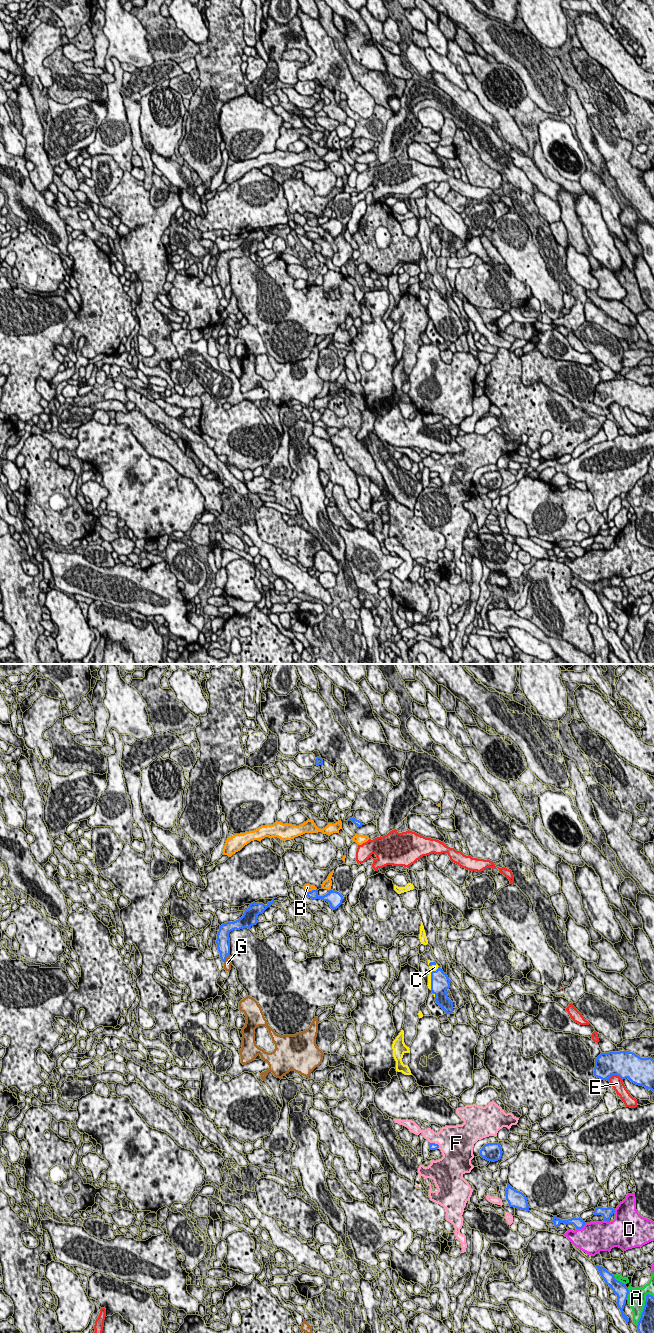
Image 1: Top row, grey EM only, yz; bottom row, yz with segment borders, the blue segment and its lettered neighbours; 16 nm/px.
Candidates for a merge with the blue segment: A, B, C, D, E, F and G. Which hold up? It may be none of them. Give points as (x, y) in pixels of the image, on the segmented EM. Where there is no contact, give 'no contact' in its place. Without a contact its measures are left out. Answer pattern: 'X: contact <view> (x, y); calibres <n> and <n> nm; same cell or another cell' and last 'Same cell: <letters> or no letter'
A: contact yz (644, 1308); calibres 260 and 280 nm; another cell
B: contact yz (312, 890); calibres 140 and 120 nm; another cell
C: contact yz (431, 977); calibres 300 and 100 nm; same cell
D: contact yz (581, 1228); calibres 160 and 480 nm; another cell
E: contact yz (615, 1074); calibres 440 and 190 nm; another cell
F: contact yz (434, 1143); calibres 120 and 400 nm; another cell
G: contact yz (227, 956); calibres 220 and 130 nm; another cell
Same cell: C

